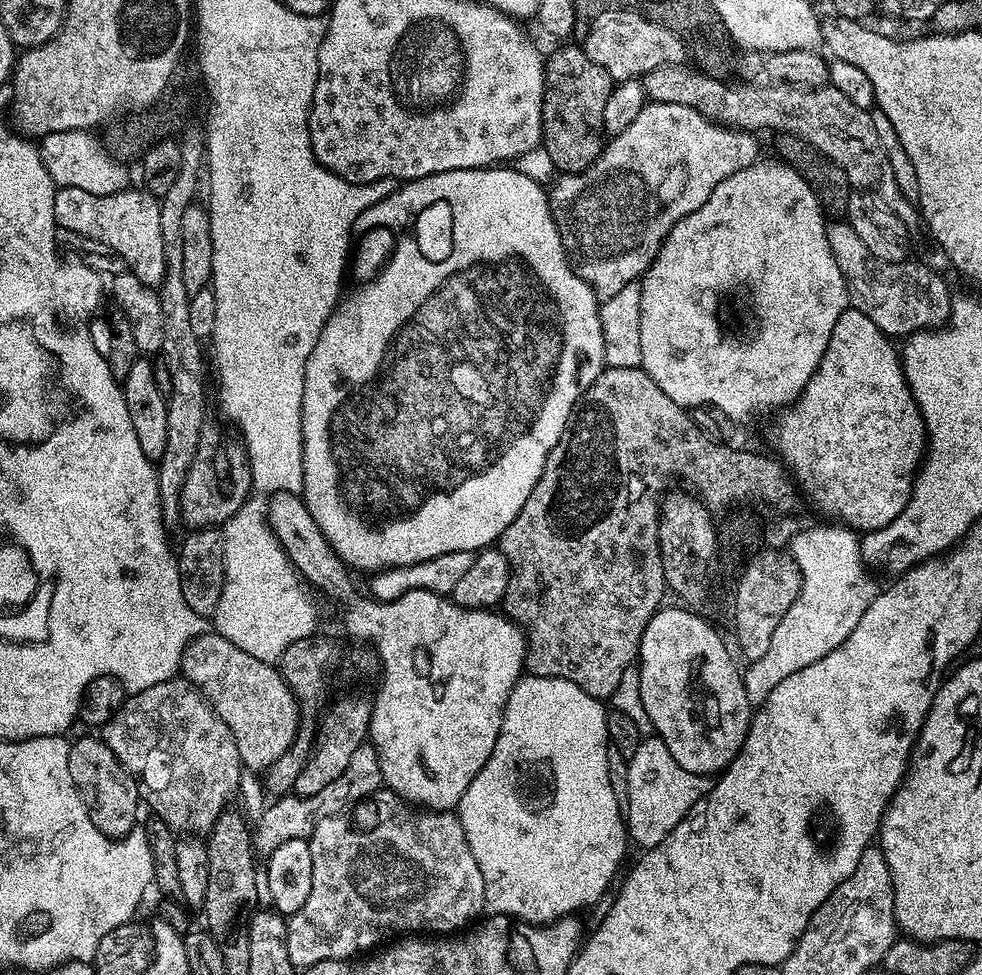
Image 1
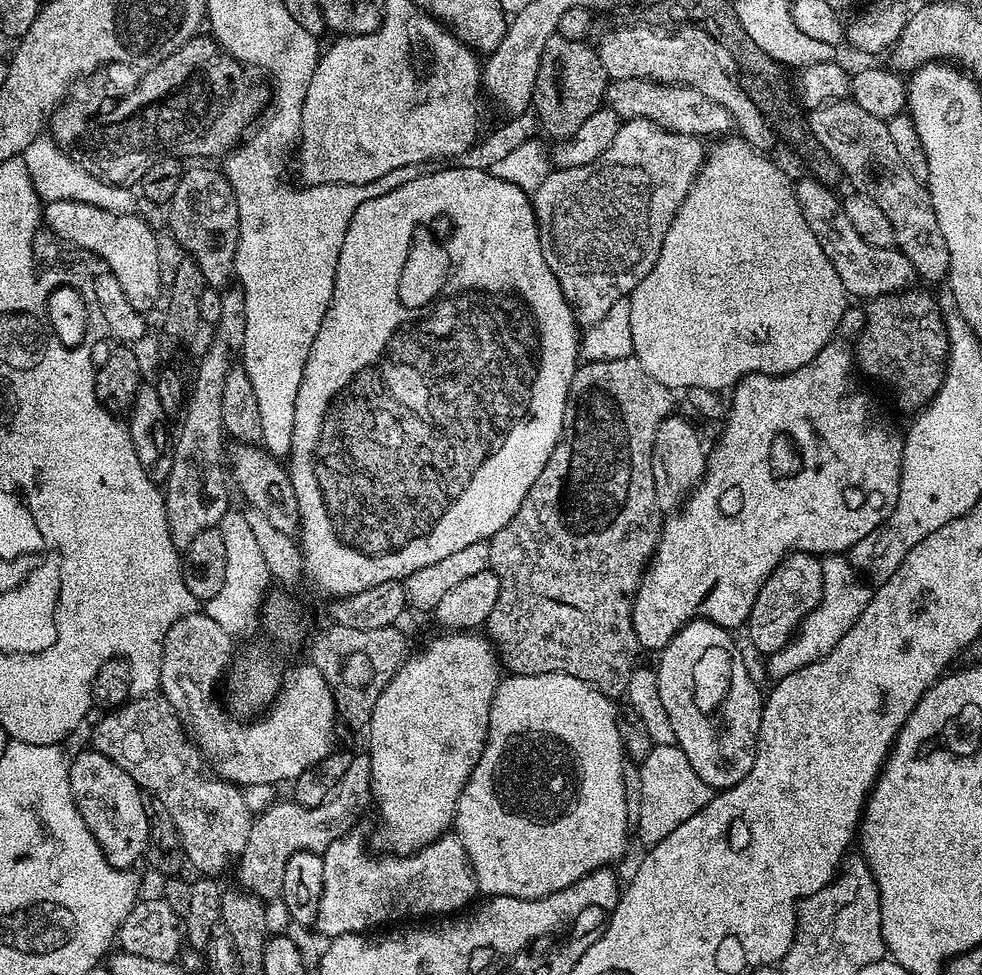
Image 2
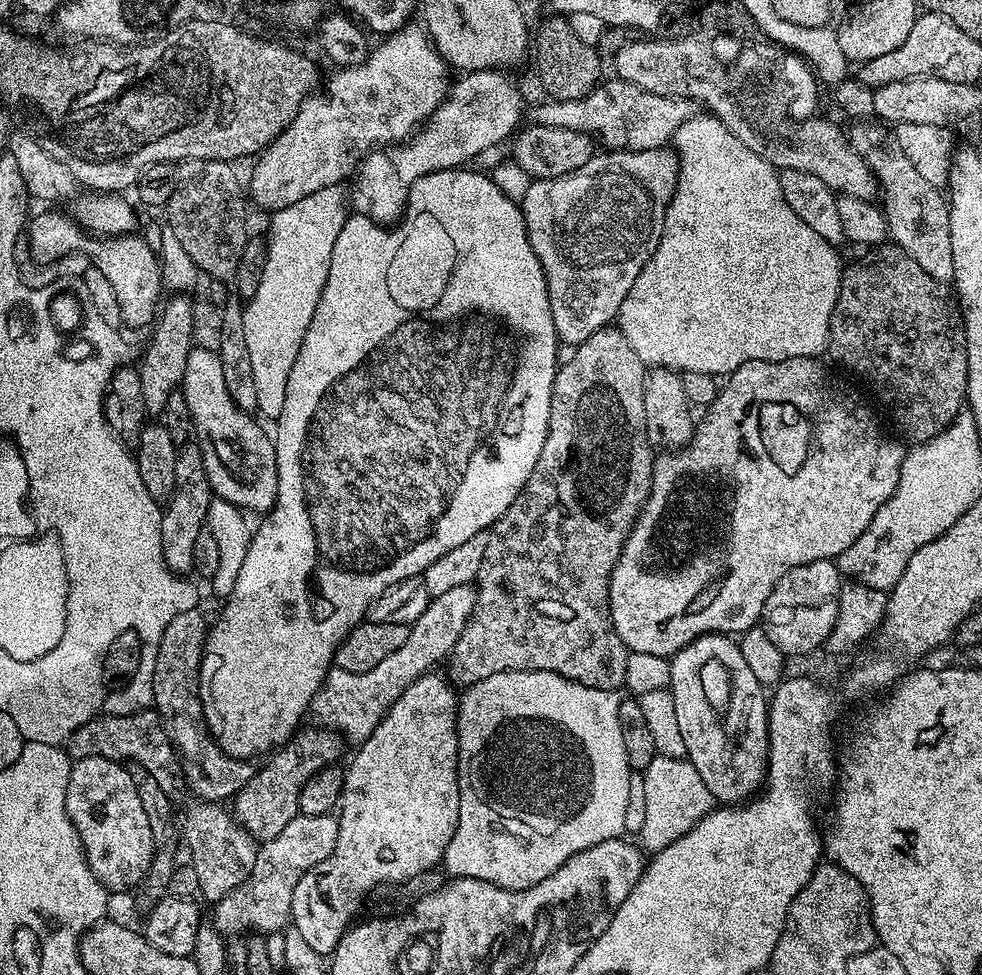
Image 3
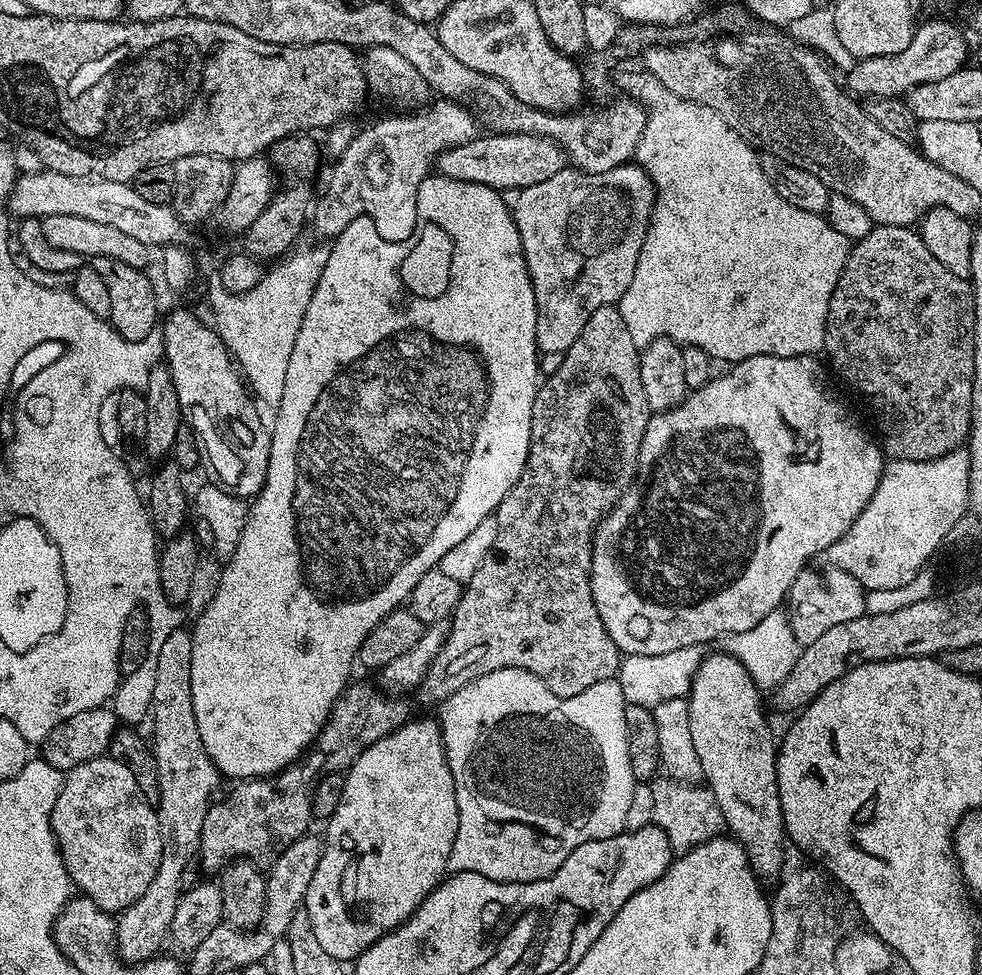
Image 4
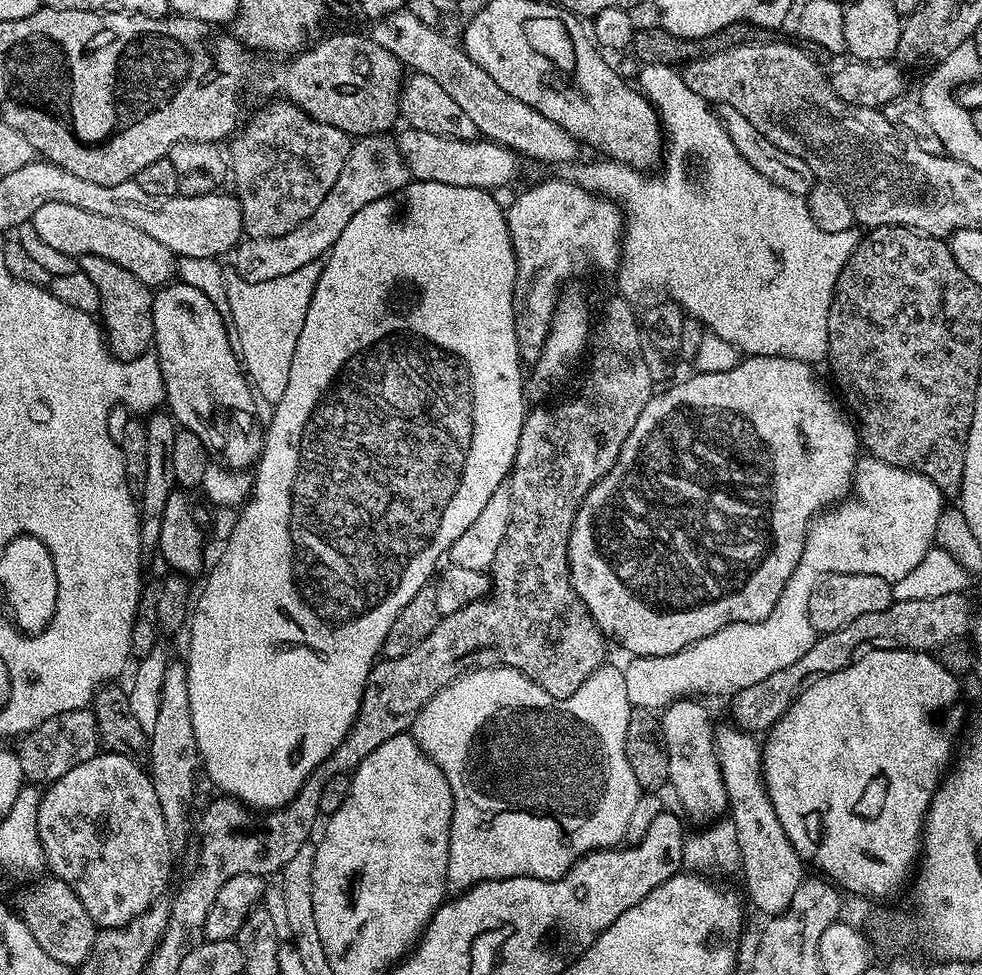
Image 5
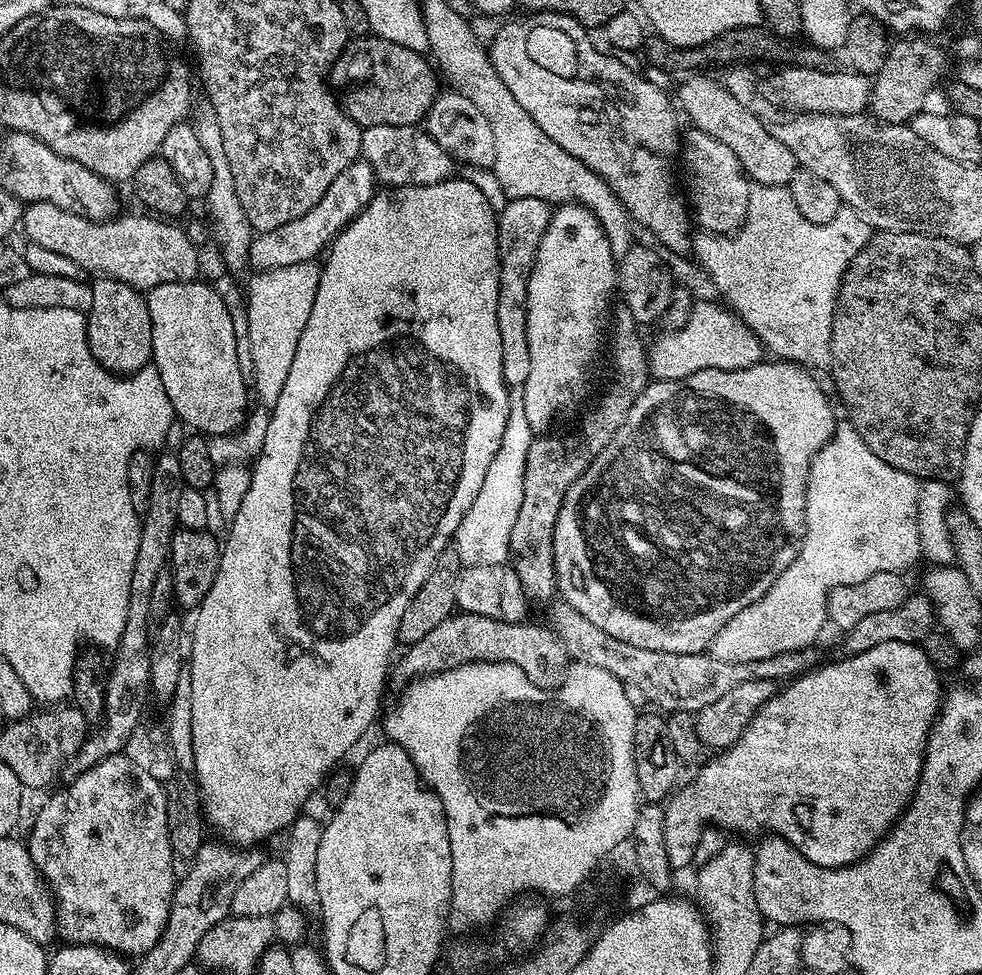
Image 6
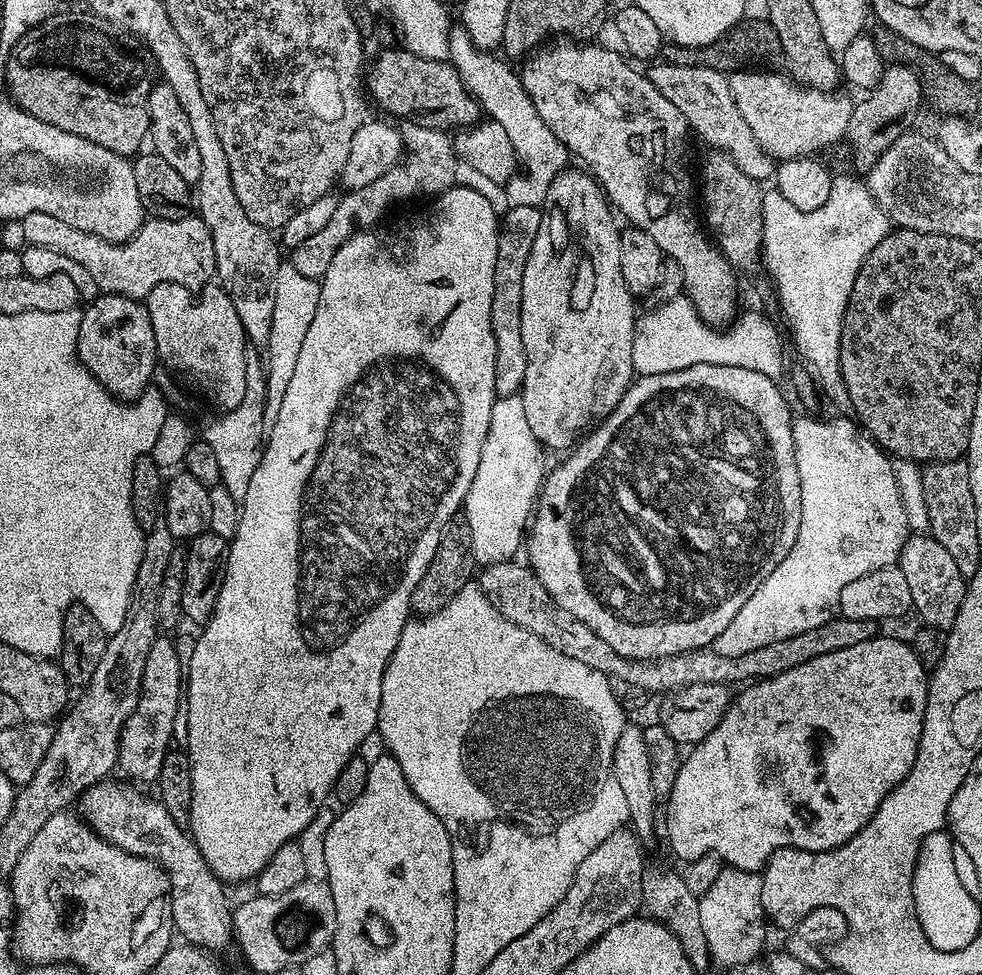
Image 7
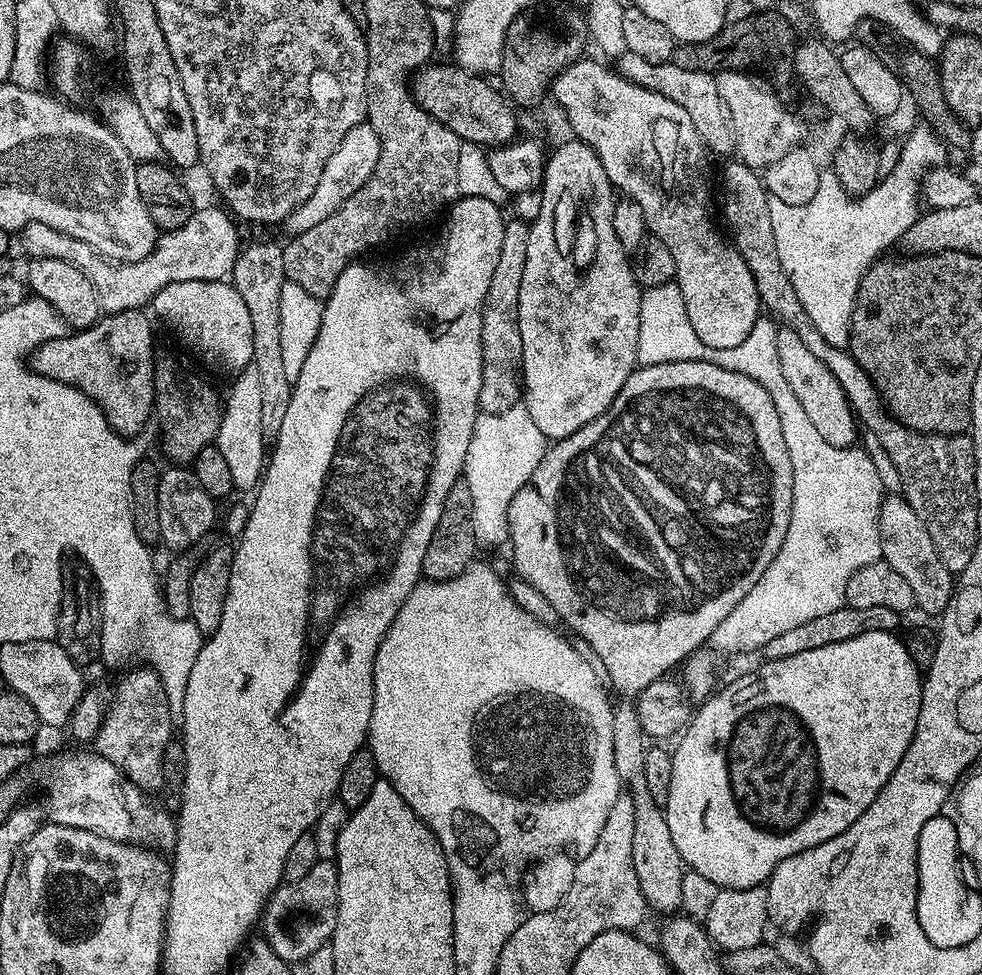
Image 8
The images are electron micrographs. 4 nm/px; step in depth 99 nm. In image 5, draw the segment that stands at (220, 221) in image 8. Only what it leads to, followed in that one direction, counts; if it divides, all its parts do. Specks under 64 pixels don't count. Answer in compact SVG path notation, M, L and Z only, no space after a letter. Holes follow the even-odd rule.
M46 202L40 209L34 210L31 222L35 233L51 248L75 258L86 254L110 258L110 262L118 262L122 270L130 270L138 282L153 290L169 283L177 275L178 257L166 250L162 242L138 230L138 226L130 226L130 222L118 222L118 218L106 218L103 214L90 214L90 210L82 210L66 202Z

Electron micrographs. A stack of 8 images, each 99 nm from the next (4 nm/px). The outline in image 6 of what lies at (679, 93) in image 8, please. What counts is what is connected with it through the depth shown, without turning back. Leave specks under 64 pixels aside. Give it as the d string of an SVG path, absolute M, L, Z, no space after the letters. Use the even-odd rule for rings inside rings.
M692 74L680 84L680 104L686 115L692 119L691 127L713 135L720 142L734 150L738 162L749 181L760 186L788 186L796 177L798 165L794 154L790 154L790 146L778 142L771 127L763 124L751 111L749 105L738 102L734 94L725 88L719 79L711 80L708 74Z

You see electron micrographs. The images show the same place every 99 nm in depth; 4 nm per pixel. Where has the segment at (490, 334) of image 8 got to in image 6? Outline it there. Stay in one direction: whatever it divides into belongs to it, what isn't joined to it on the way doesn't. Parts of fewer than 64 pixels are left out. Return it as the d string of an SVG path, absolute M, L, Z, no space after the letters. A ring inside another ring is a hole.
M518 198L509 200L498 213L498 334L502 337L502 378L509 389L523 389L530 375L530 346L526 342L526 310L528 309L528 283L536 261L536 251L552 221L553 205L542 202L542 198Z

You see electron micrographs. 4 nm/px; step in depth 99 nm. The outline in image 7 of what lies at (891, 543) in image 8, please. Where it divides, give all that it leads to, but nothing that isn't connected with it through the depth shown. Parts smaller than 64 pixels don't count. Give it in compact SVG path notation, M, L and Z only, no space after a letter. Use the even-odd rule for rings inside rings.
M931 534L909 535L902 546L898 566L906 583L910 585L910 598L915 615L920 615L929 628L947 630L958 618L966 587L966 578L958 570L954 558L934 539Z

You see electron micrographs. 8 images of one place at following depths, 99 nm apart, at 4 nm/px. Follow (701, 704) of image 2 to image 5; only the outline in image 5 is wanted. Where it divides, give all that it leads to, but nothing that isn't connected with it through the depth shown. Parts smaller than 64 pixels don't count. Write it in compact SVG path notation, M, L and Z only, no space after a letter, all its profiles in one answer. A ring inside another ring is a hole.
M731 726L732 728L720 728L715 729L715 748L717 761L720 764L722 782L725 783L725 788L728 791L728 799L730 801L730 819L734 822L734 826L738 830L738 850L740 851L740 868L742 873L744 872L744 888L748 891L748 896L752 899L752 904L760 912L765 912L765 917L771 918L779 913L785 912L790 906L790 902L794 898L794 890L798 890L798 886L806 878L805 861L801 860L800 855L794 850L794 846L786 838L786 834L782 830L782 826L778 822L778 814L774 814L774 806L768 800L768 790L764 786L764 754L762 751L762 744L759 739L753 733L744 731L739 726Z

